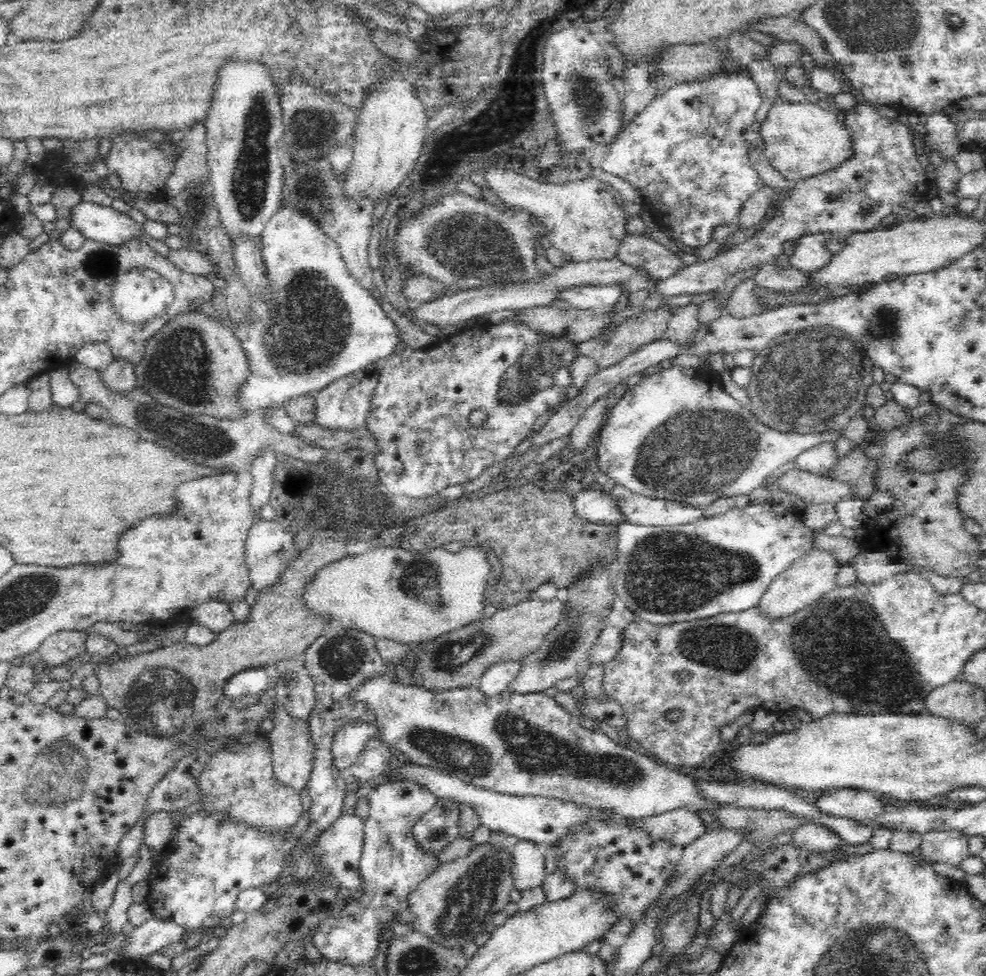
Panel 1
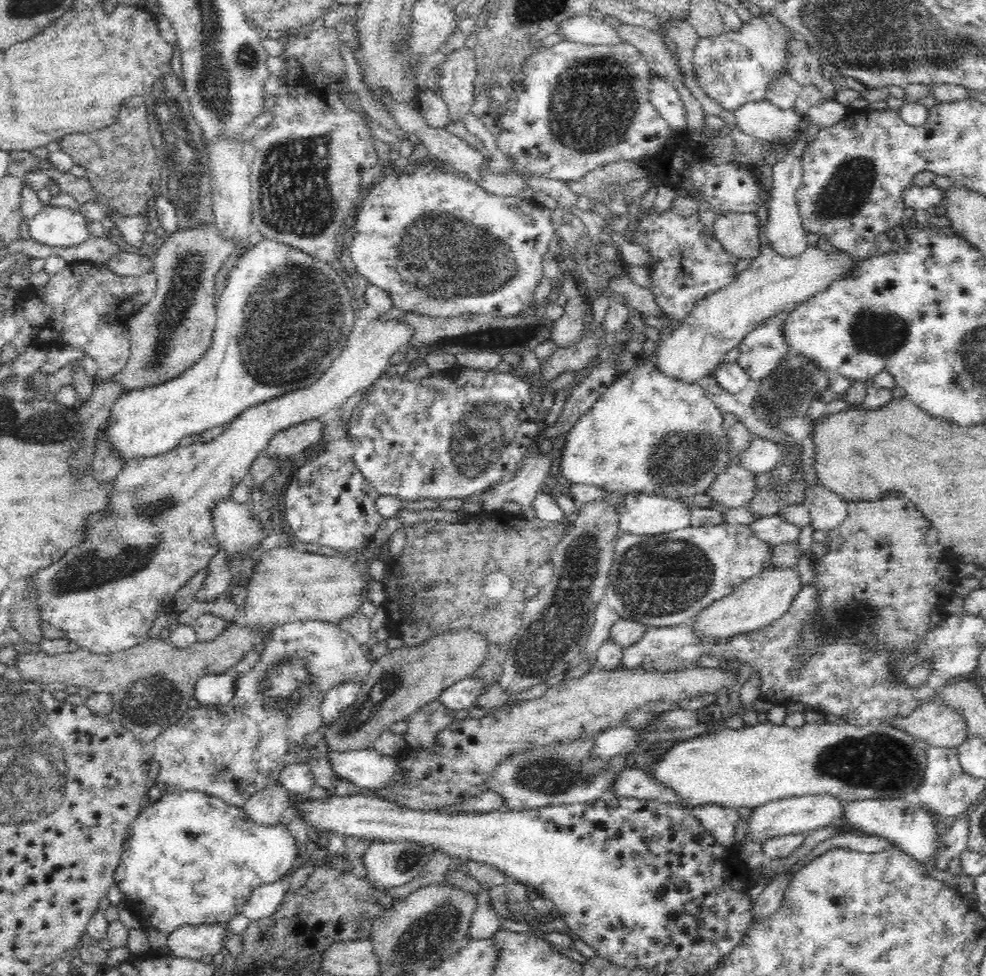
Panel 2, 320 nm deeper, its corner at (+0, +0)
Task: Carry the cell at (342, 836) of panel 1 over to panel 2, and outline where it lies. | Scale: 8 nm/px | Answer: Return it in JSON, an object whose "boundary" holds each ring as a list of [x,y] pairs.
{"boundary":[[[180,791],[174,794],[163,795],[156,804],[146,801],[140,814],[131,824],[126,834],[122,858],[114,876],[114,883],[124,895],[124,902],[128,902],[129,910],[138,918],[143,927],[156,928],[159,932],[168,935],[170,932],[176,931],[176,928],[185,925],[226,925],[236,916],[243,915],[244,904],[248,901],[252,892],[260,886],[283,881],[284,876],[288,872],[292,873],[299,865],[301,859],[298,856],[300,856],[300,846],[298,846],[296,838],[290,834],[286,820],[275,825],[256,822],[246,815],[243,807],[228,804],[224,799],[200,791]]]}

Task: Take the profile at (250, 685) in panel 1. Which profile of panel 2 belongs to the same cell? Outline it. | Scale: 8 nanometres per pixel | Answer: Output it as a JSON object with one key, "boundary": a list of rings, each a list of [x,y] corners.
{"boundary":[[[231,672],[199,677],[195,698],[202,708],[220,708],[236,695],[236,675]]]}

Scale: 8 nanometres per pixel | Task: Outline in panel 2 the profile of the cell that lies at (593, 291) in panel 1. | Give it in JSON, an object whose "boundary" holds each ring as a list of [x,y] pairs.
{"boundary":[[[422,164],[414,169],[414,172],[397,174],[389,172],[382,181],[376,183],[363,198],[363,204],[358,212],[353,215],[351,224],[354,227],[354,235],[349,252],[352,262],[360,277],[366,278],[369,284],[376,285],[386,291],[390,291],[394,306],[403,312],[414,312],[432,317],[455,317],[461,314],[496,314],[500,316],[516,316],[527,310],[536,302],[536,288],[540,280],[544,278],[542,273],[542,260],[544,254],[550,250],[550,242],[554,240],[554,224],[550,218],[552,210],[544,208],[534,200],[528,200],[521,196],[492,194],[470,179],[464,176],[455,176],[451,173],[441,172],[434,164]]]}

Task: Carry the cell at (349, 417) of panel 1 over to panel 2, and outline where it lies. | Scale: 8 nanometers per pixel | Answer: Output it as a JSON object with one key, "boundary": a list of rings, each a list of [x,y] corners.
{"boundary":[[[320,418],[291,426],[276,434],[265,451],[270,457],[293,457],[302,453],[308,446],[319,445],[324,440],[326,422]]]}

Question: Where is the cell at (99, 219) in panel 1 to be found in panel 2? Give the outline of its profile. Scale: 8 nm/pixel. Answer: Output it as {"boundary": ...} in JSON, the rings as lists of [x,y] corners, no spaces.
{"boundary":[[[44,206],[28,224],[30,238],[48,246],[72,248],[92,237],[88,217],[81,211],[72,212],[70,208]]]}

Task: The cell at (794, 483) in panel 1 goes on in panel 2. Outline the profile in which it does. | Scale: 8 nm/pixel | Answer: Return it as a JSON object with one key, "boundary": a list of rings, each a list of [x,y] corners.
{"boundary":[[[733,465],[726,473],[719,475],[715,484],[710,486],[707,495],[716,503],[728,508],[747,507],[756,492],[758,473],[740,465]]]}

